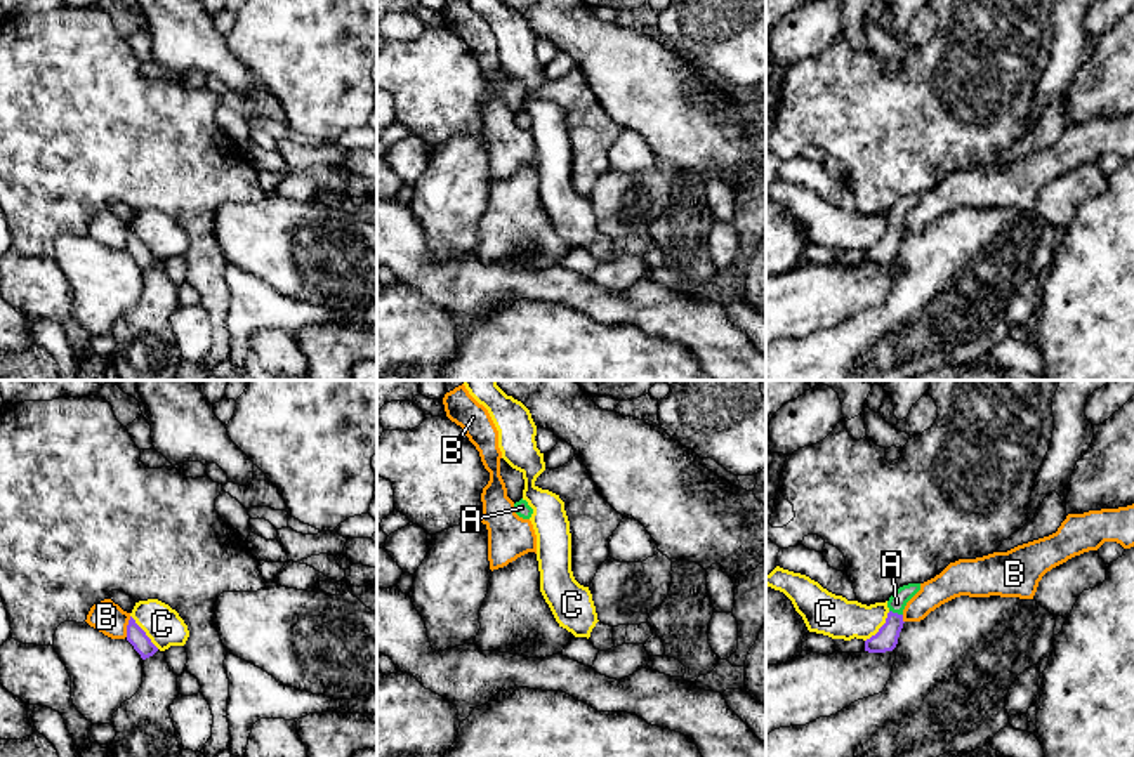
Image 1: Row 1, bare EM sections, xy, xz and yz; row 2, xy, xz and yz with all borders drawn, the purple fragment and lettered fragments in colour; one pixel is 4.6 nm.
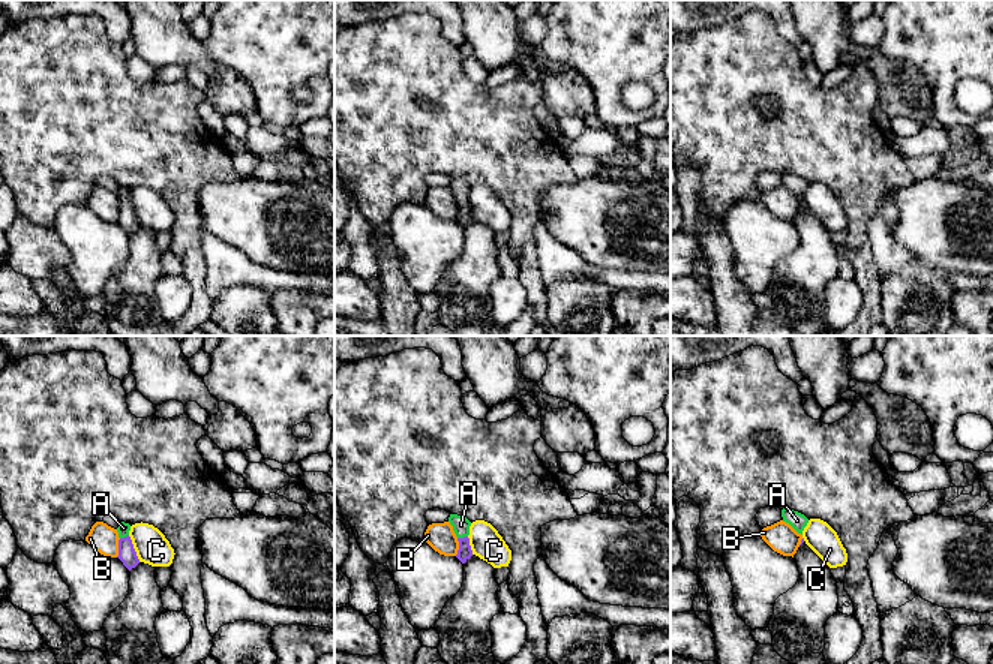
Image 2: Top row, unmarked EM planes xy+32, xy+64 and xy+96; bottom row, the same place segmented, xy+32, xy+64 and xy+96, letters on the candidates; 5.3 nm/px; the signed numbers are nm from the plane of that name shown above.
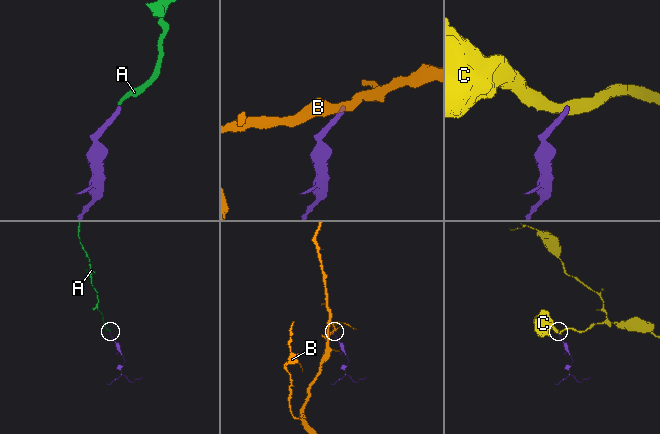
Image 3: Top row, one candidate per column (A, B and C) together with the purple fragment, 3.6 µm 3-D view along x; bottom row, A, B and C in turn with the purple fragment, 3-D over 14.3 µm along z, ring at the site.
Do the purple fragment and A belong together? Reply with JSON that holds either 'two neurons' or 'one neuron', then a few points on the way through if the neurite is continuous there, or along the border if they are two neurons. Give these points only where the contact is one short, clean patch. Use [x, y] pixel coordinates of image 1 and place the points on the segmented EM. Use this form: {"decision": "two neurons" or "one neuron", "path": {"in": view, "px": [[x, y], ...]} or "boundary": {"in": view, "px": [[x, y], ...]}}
{"decision": "one neuron", "path": {"in": "yz", "px": [[886, 639], [896, 613], [896, 603]]}}

